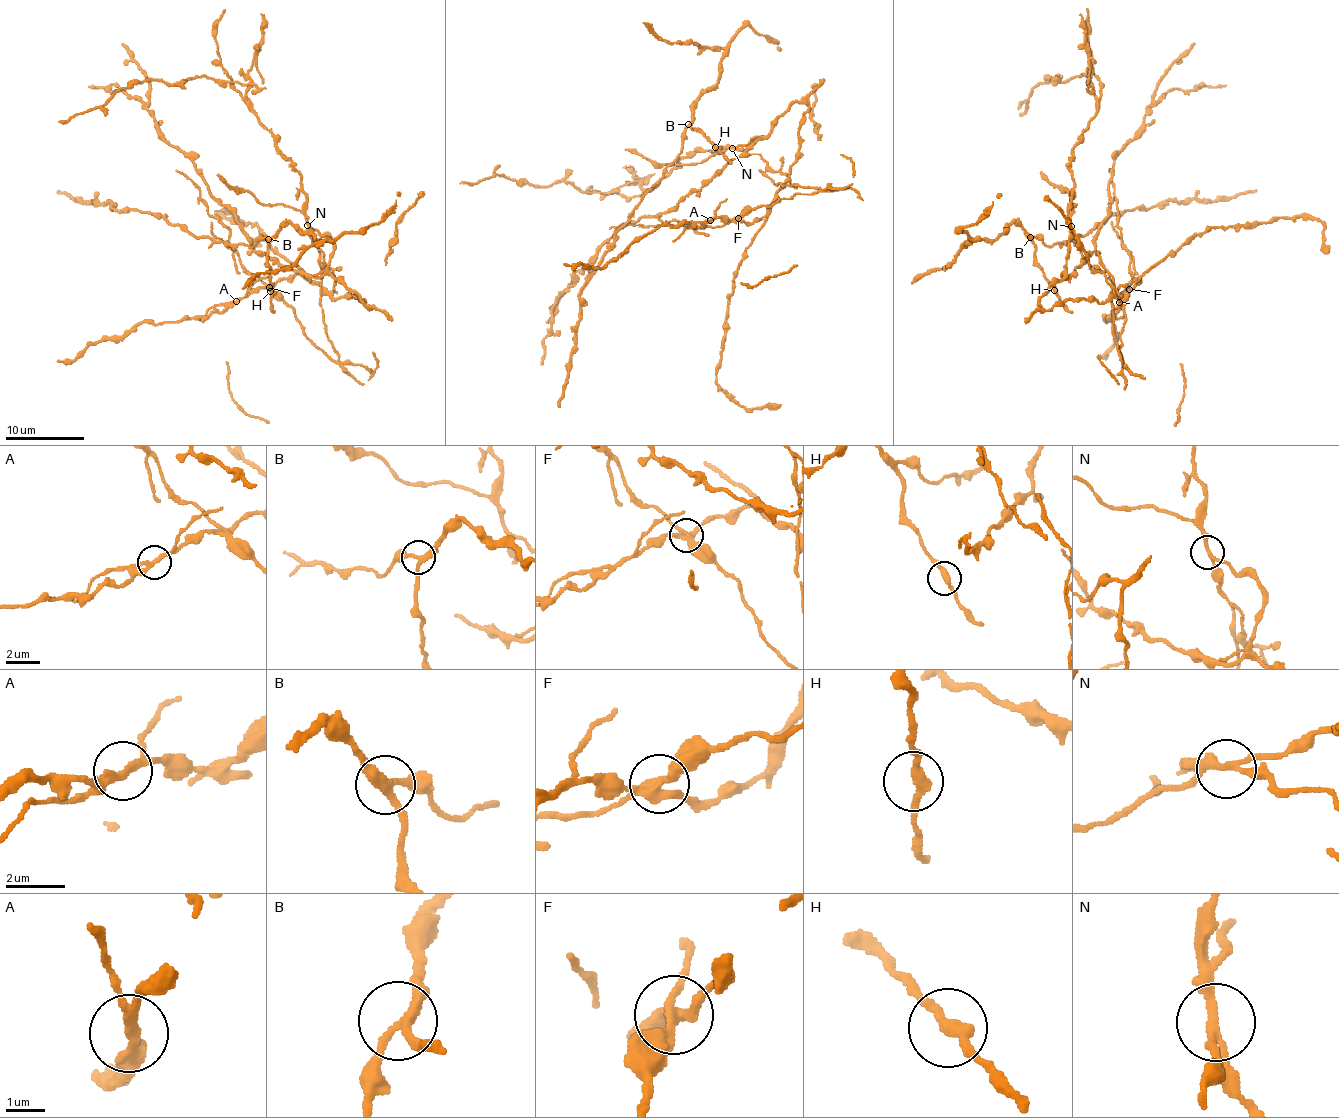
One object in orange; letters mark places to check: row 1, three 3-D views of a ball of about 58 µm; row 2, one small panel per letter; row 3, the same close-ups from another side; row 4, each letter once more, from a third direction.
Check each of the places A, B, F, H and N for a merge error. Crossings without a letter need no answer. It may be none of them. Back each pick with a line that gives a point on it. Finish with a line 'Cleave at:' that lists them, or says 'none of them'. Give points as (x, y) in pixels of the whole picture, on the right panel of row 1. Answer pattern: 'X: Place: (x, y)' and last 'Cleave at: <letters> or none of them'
A: Place: (1119, 302)
F: Place: (1129, 289)
N: Place: (1071, 226)
Cleave at: A, F, N

